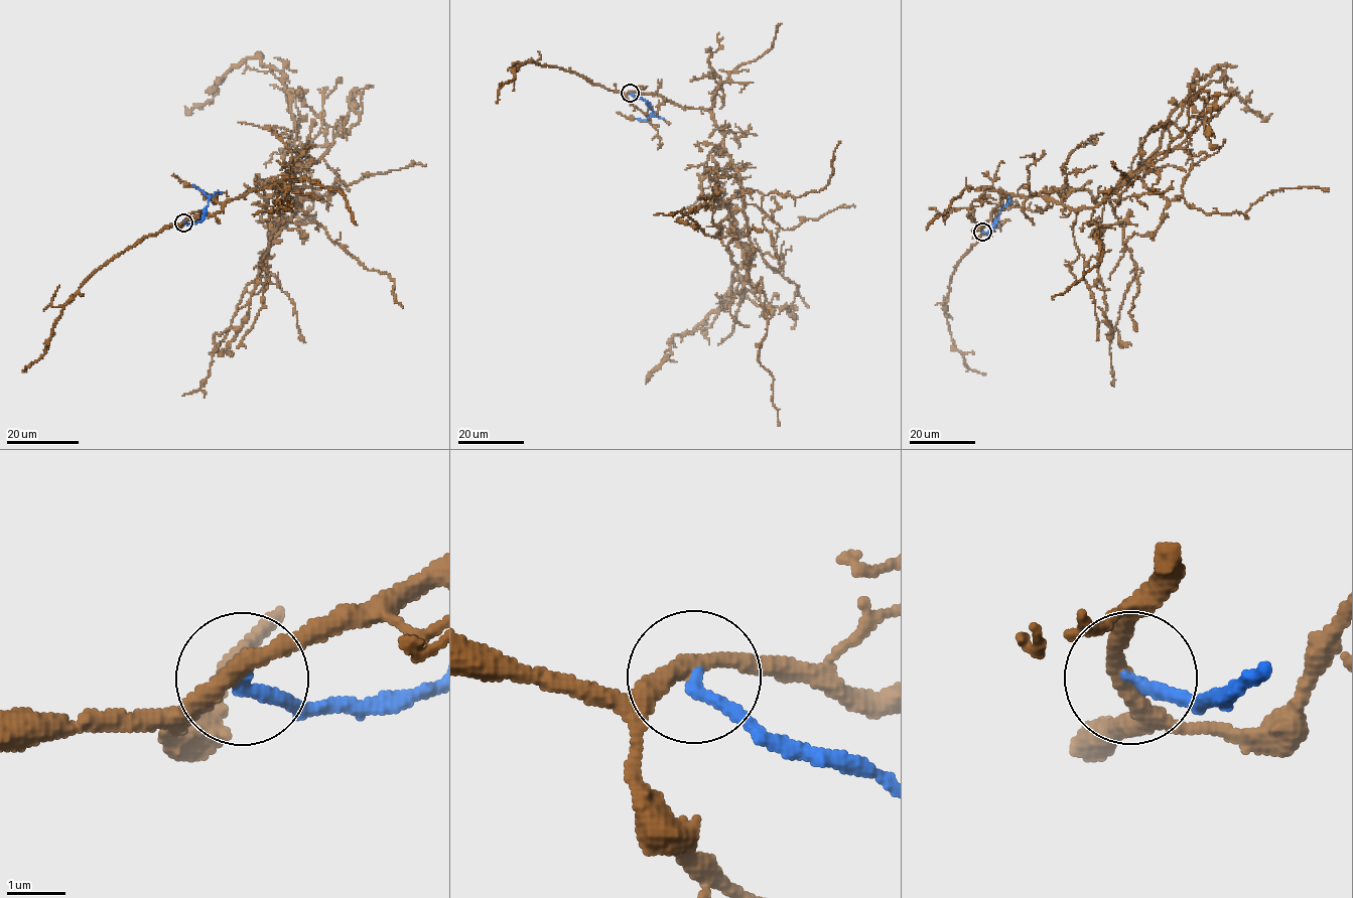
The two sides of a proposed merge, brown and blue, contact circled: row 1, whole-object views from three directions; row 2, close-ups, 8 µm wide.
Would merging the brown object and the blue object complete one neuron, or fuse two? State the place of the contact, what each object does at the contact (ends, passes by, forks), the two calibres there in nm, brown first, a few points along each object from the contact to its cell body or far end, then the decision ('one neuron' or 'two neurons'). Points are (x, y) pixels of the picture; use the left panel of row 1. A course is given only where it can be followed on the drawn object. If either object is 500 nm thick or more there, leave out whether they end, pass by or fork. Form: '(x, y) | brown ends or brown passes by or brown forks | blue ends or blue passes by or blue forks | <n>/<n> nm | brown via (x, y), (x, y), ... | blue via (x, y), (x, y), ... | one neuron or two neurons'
(183, 222) | brown passes by | blue ends | 320/220 nm | brown via (183, 221), (252, 189), (285, 188), (299, 205), (302, 145), (313, 206), (306, 218), (301, 201), (318, 197) | blue via (183, 221), (199, 221), (209, 202), (209, 196), (192, 184) | two neurons

